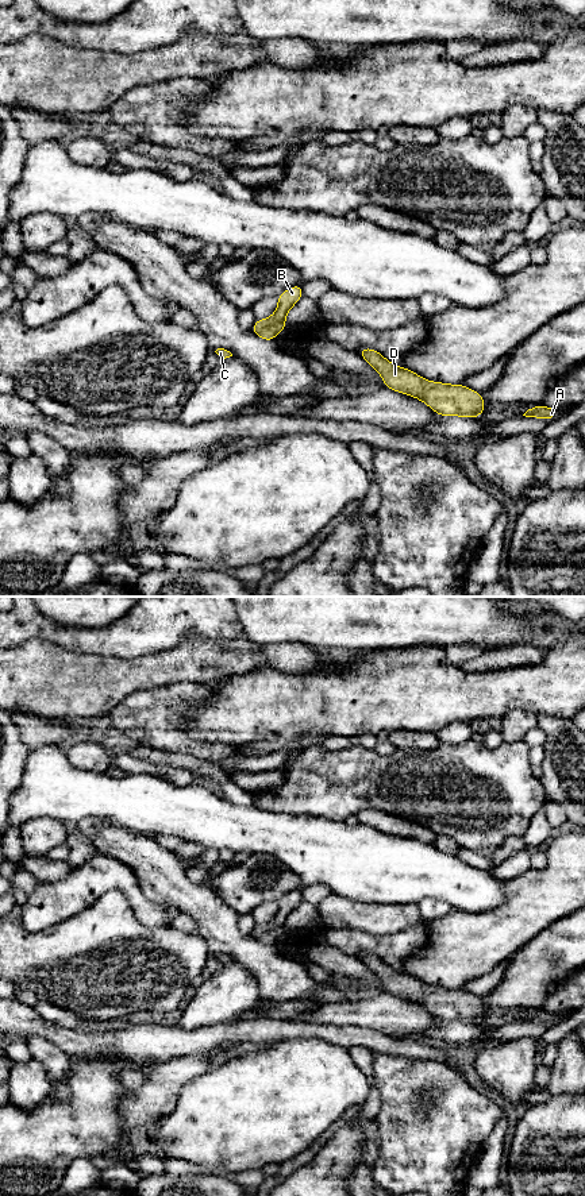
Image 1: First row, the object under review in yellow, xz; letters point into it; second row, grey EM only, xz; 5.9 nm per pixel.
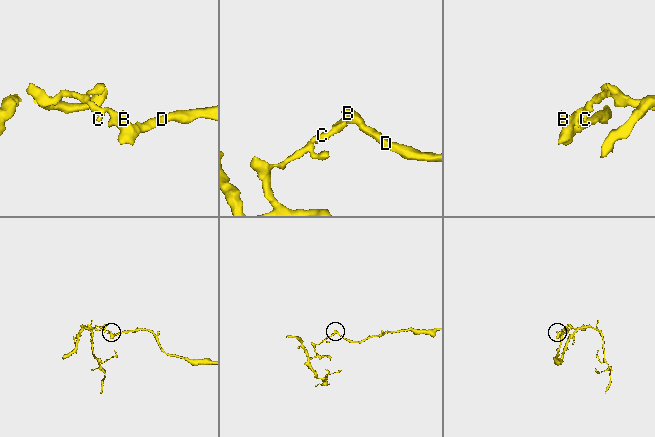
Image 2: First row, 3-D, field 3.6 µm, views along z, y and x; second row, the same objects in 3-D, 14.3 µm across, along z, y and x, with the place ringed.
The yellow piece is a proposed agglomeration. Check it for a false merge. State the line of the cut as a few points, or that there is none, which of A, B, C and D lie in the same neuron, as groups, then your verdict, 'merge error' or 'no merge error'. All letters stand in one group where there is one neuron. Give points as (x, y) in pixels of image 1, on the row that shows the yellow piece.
cut in xz along (283, 320), (264, 327), (257, 334); A B D / C; merge error

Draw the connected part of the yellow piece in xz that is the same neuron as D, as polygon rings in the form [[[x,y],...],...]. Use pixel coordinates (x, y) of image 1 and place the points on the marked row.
[[[361,348],[358,352],[380,373],[388,389],[422,400],[439,416],[474,418],[485,410],[481,393],[463,385],[430,382],[405,367],[392,364],[378,351],[372,348]]]

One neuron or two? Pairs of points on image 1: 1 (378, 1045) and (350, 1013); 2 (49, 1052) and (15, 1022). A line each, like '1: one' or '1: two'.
1: two
2: two

